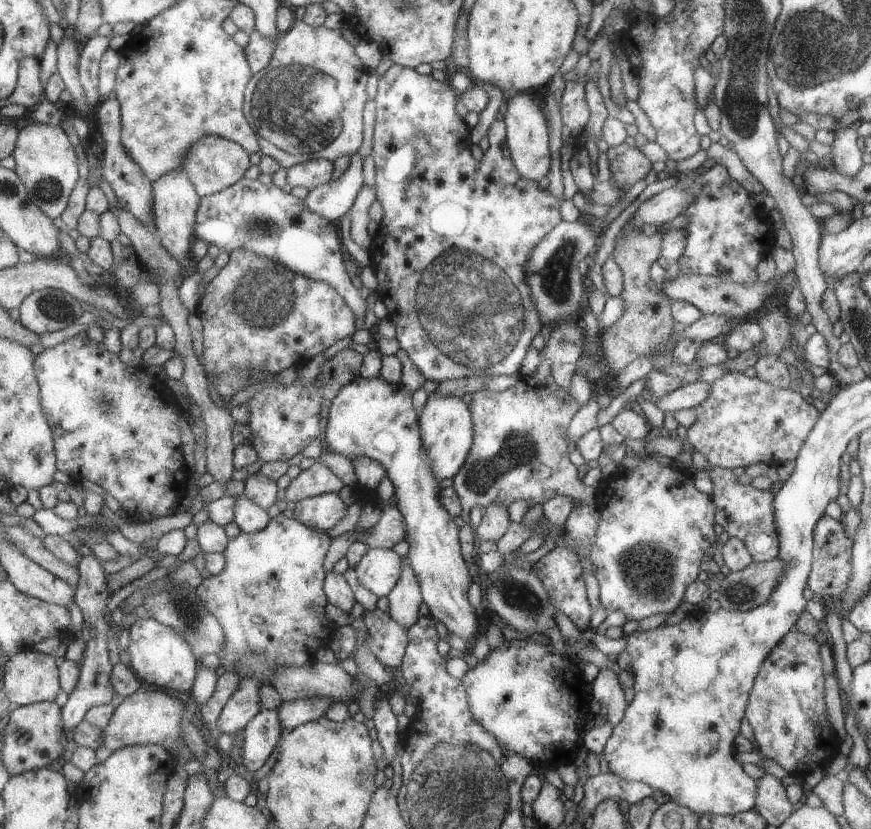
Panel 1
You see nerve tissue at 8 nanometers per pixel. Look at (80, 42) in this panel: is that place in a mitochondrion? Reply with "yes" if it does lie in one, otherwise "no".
no

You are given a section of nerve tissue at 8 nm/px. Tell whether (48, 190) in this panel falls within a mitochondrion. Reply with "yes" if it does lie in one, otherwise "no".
yes

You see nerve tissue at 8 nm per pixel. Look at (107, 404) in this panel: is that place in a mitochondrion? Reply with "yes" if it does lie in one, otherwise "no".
yes

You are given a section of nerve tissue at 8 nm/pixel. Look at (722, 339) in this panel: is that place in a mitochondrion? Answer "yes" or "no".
no

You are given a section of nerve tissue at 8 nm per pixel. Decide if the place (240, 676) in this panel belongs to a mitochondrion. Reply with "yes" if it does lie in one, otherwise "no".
no

